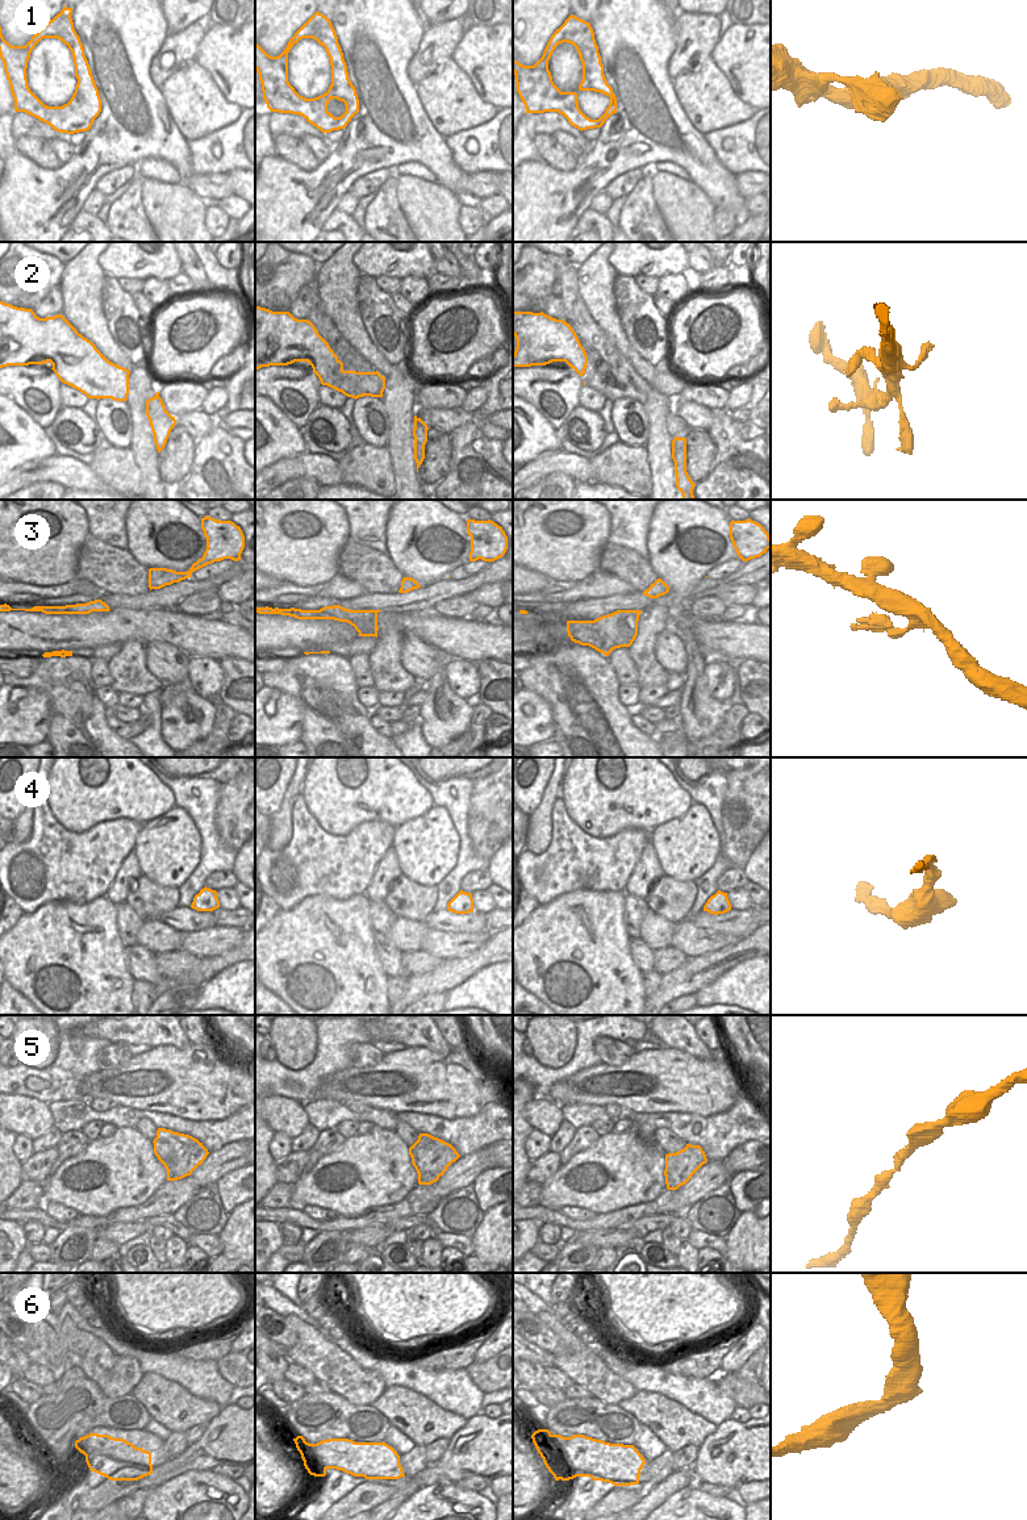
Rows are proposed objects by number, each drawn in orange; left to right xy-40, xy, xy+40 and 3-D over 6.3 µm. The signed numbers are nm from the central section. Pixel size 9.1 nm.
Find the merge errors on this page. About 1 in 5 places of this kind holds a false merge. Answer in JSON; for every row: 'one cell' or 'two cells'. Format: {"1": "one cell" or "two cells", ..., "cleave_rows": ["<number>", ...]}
{"1": "one cell", "2": "one cell", "3": "one cell", "4": "one cell", "5": "one cell", "6": "two cells", "cleave_rows": ["6"]}

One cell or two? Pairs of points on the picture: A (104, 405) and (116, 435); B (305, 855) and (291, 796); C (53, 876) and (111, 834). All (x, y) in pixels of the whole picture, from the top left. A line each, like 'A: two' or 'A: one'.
A: one
B: two
C: one

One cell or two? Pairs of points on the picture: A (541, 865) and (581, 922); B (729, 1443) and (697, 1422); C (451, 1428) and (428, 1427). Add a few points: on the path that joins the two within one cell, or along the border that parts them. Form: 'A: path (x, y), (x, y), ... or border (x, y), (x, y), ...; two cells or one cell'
A: border (592, 889), (566, 892), (539, 905); two cells
B: border (706, 1437), (697, 1447); two cells
C: border (450, 1412), (451, 1415), (443, 1428), (445, 1437); two cells

